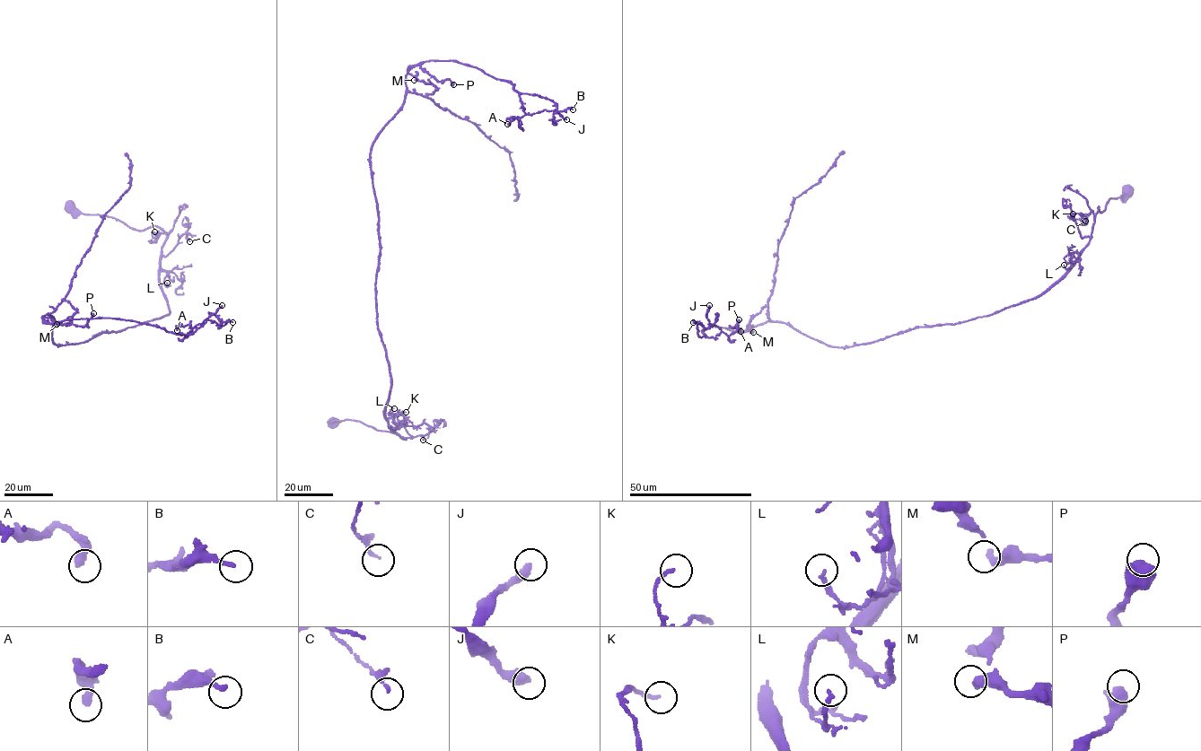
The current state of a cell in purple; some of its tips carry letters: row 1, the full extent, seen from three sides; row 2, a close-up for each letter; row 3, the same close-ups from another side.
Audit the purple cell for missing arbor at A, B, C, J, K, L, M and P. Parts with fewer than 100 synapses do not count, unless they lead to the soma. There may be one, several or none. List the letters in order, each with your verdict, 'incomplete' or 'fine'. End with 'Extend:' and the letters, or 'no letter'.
A: fine
B: fine
C: fine
J: fine
K: fine
L: fine
M: fine
P: fine
Extend: no letter

